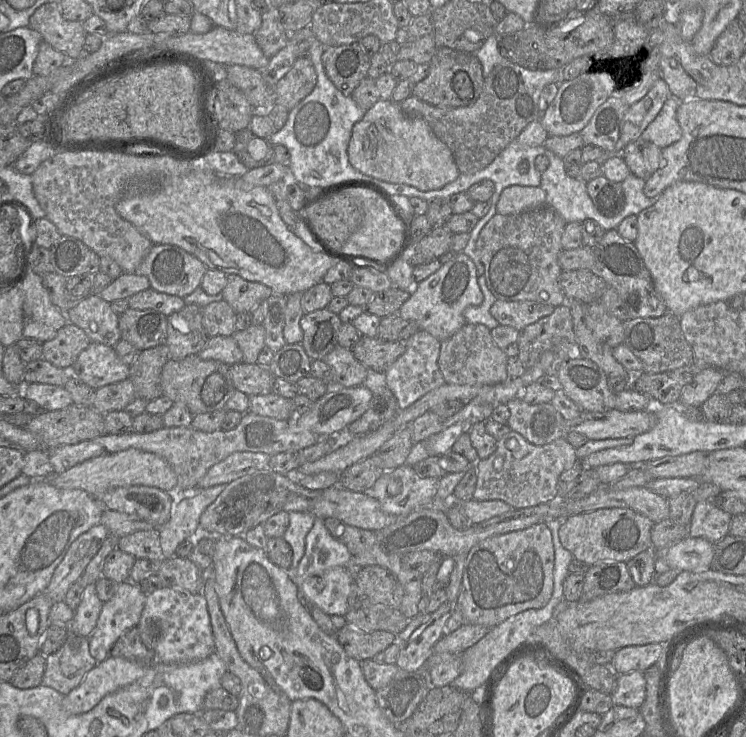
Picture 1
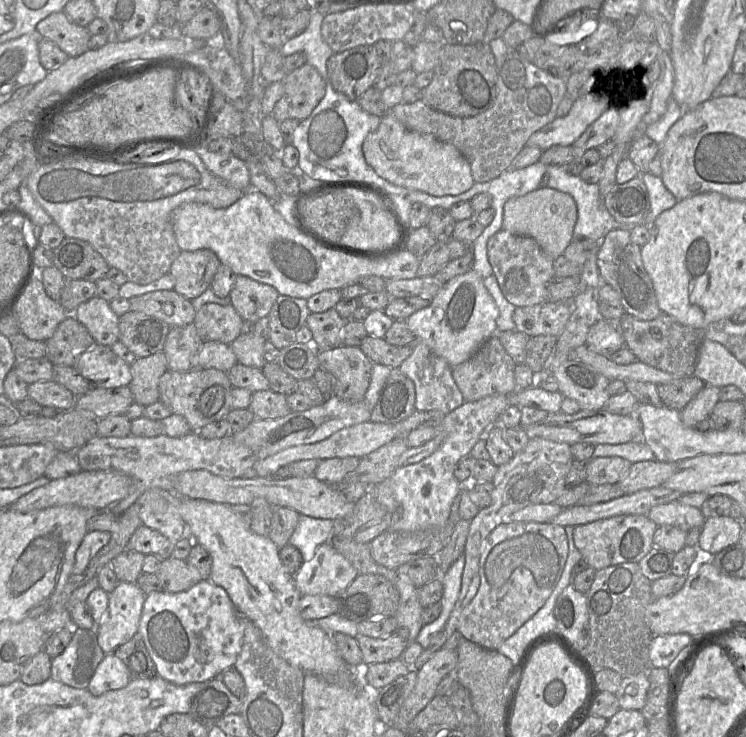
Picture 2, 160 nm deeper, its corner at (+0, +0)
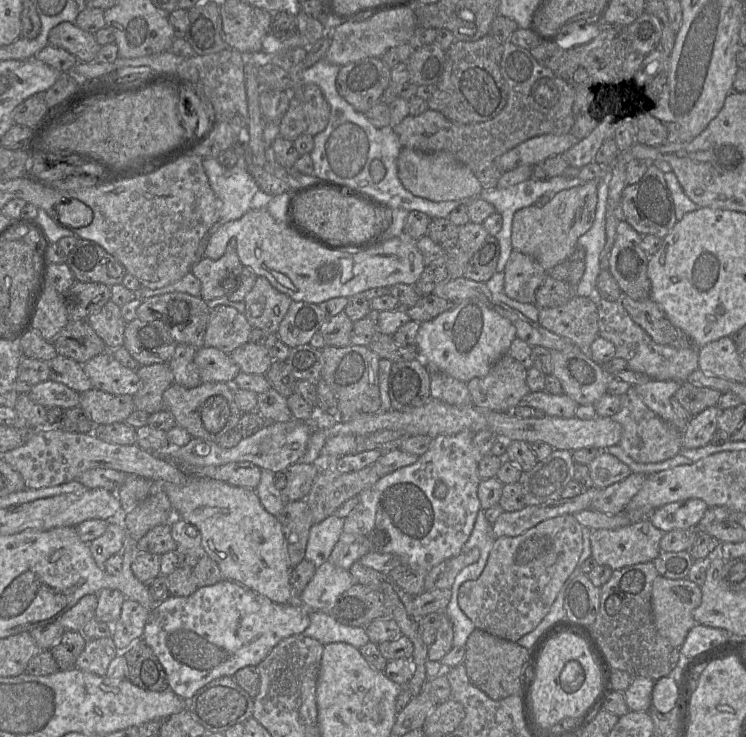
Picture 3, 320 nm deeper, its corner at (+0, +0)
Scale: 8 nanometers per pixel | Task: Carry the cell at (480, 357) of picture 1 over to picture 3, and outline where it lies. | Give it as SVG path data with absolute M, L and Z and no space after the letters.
M508 353L503 355L486 376L474 378L466 383L471 404L479 409L511 413L519 402L530 393L526 384L526 374L527 369L521 363Z

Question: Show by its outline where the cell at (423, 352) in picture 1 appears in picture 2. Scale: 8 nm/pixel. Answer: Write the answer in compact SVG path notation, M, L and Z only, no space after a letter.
M419 340L415 341L412 354L401 363L398 369L414 383L416 411L441 411L448 414L465 402L453 379L451 368L445 360L436 356L425 343Z

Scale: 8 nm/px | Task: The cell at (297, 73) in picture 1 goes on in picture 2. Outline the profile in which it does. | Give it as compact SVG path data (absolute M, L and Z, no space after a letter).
M307 63L286 75L282 82L284 93L271 113L278 123L287 119L306 119L325 96L325 81Z

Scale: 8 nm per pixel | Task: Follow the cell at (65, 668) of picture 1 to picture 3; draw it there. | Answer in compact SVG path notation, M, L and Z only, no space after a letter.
M111 637L88 640L77 659L76 668L104 676L111 661L120 653Z

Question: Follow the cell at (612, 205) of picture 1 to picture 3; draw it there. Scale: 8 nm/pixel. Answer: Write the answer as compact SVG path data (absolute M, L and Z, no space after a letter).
M649 164L643 177L622 191L620 203L622 220L630 224L640 235L653 235L663 239L678 222L672 195L666 184L664 173L655 165Z

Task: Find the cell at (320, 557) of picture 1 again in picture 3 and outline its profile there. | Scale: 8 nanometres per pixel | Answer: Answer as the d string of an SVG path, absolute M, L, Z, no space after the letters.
M327 561L316 568L314 577L296 601L310 611L328 612L354 582L347 570Z

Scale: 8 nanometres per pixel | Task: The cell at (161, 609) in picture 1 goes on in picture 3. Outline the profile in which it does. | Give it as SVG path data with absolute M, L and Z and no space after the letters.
M222 580L212 586L197 588L188 597L170 596L150 611L142 640L152 649L163 666L169 688L185 701L209 682L231 676L241 668L256 667L283 639L300 635L309 626L310 610L296 602L276 604L267 597L233 581Z

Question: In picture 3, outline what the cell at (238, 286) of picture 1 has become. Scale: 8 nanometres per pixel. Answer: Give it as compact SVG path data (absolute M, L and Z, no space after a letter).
M257 277L243 301L244 315L252 328L276 334L292 302L291 298L275 289L267 279Z

